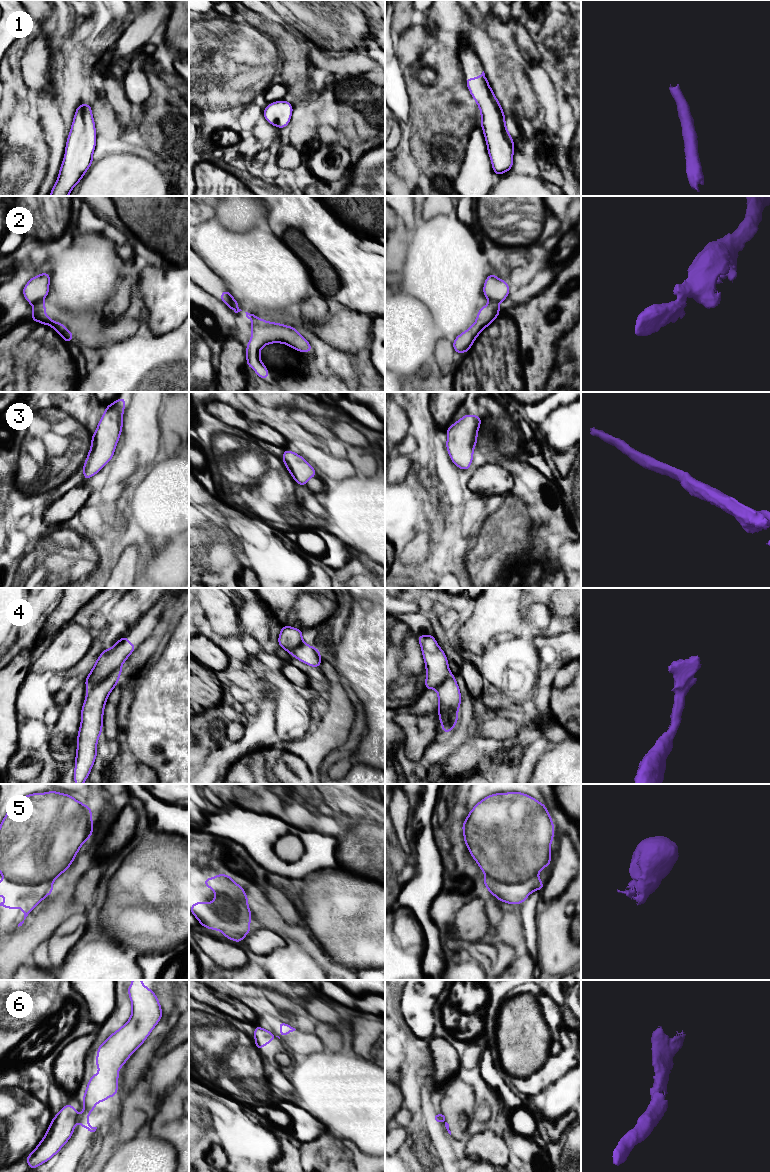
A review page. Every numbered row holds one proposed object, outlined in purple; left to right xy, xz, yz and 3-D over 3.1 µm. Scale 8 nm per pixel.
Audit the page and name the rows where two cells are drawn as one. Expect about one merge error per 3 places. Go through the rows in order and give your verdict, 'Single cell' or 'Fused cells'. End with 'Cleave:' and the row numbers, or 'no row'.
1: Single cell
2: Fused cells
3: Single cell
4: Fused cells
5: Single cell
6: Fused cells
Cleave: 2, 4, 6

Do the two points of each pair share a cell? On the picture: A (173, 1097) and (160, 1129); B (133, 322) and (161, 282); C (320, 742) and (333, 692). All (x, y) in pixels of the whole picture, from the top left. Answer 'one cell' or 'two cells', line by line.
A: one cell
B: two cells
C: one cell

